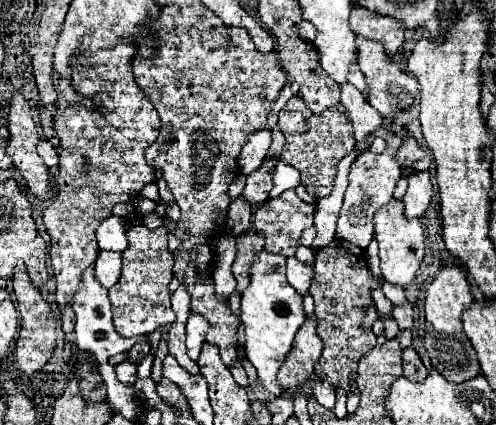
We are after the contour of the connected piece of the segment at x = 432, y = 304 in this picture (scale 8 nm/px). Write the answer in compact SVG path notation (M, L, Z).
M442 267L436 273L434 281L428 285L426 293L428 295L424 299L424 311L426 311L424 345L430 361L434 363L434 369L454 383L462 383L466 379L476 377L480 373L480 363L476 359L476 351L470 339L464 335L462 319L460 319L460 315L464 313L464 307L468 307L468 303L474 301L466 275L462 273L460 267Z

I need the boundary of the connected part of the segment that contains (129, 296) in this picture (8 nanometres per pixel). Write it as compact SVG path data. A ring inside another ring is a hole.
M142 223L128 229L128 249L122 253L122 277L120 281L110 289L110 303L112 303L112 317L114 317L114 329L122 337L136 337L144 333L156 331L160 325L170 323L170 291L168 283L172 281L172 267L174 259L168 251L168 235L164 227L148 229Z

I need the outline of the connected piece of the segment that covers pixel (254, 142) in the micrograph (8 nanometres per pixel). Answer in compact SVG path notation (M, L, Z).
M268 127L256 129L254 133L250 133L246 137L246 143L244 143L244 147L240 151L240 157L238 157L238 167L244 175L248 175L256 167L260 167L260 163L268 155L270 143L272 143L272 139L270 139L270 129Z

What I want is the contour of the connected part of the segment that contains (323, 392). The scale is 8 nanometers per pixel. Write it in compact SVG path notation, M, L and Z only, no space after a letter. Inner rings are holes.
M326 381L316 383L316 387L314 387L314 397L316 397L316 401L318 401L320 405L324 405L324 407L328 407L328 409L334 409L336 393L334 393L334 387L332 387L330 383L326 383Z

